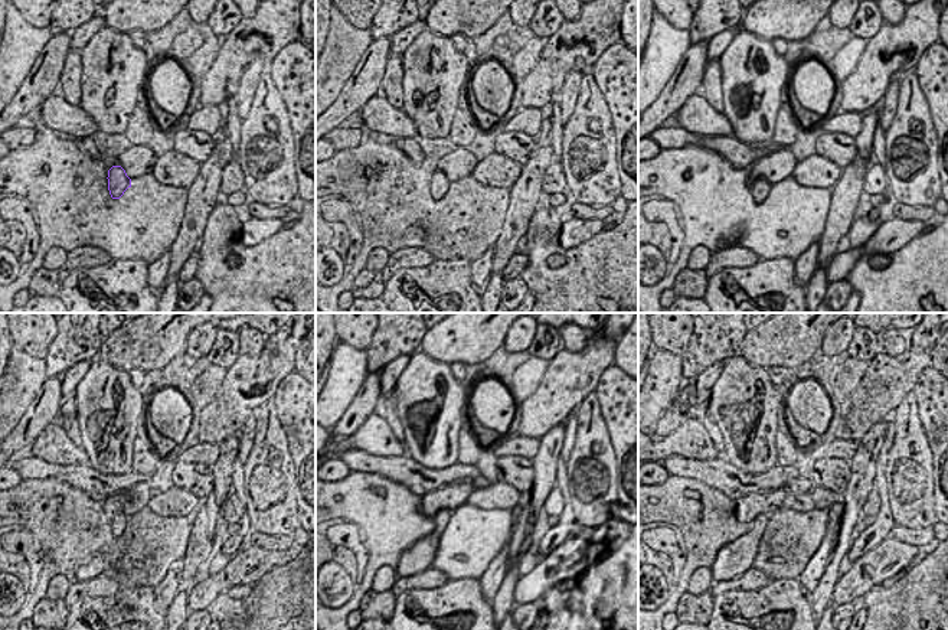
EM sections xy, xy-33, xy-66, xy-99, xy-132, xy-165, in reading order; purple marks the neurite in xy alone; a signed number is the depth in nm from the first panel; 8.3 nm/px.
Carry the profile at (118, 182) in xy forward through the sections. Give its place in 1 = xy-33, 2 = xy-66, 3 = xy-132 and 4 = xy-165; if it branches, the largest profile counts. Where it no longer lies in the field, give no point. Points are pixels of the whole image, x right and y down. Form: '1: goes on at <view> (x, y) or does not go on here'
1: goes on at xy-33 (440, 183)
2: goes on at xy-66 (761, 188)
3: goes on at xy-132 (441, 518)
4: goes on at xy-165 (739, 557)

